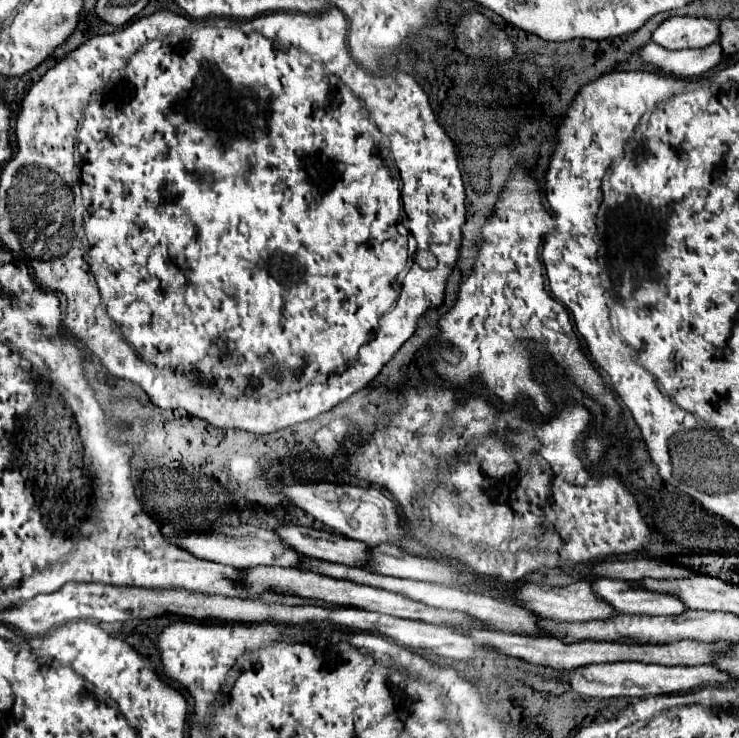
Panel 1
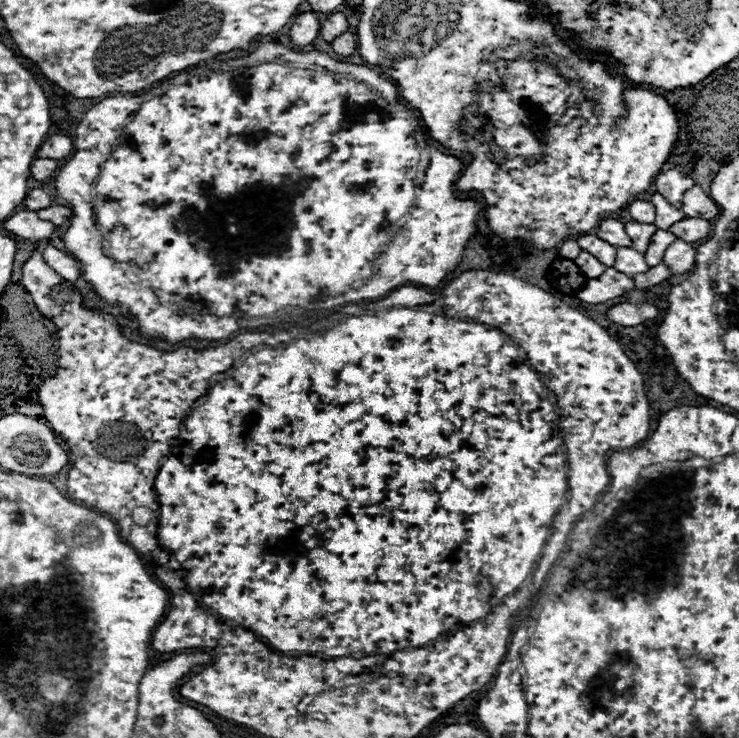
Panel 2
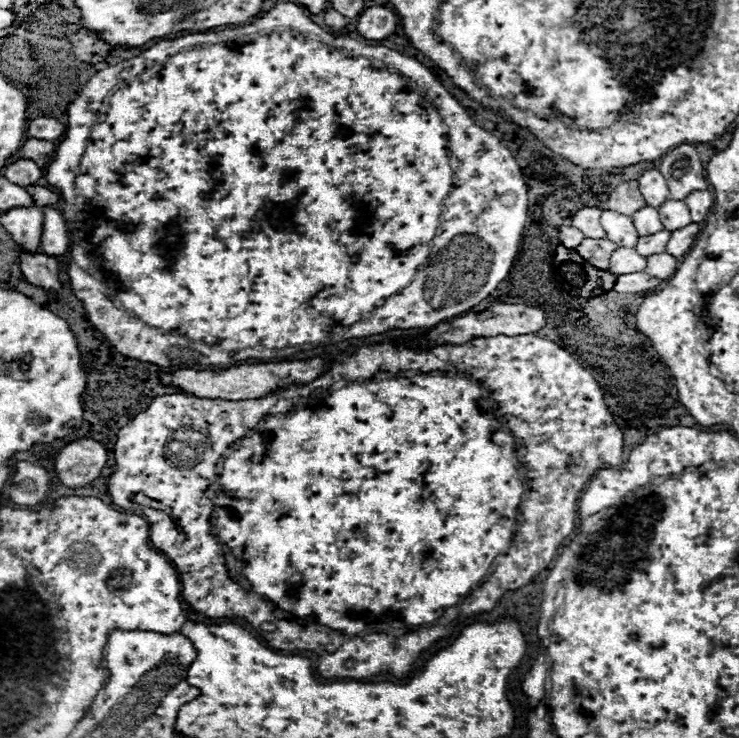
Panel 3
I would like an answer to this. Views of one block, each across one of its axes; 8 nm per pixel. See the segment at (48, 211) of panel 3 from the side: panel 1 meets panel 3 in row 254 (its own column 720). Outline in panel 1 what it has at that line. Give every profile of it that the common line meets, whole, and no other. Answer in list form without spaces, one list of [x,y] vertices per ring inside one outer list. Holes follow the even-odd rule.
[[[648,42],[646,46],[642,46],[638,50],[638,56],[642,62],[652,64],[652,66],[664,70],[666,74],[690,78],[690,76],[698,76],[698,74],[714,68],[716,64],[720,64],[722,48],[718,46],[718,42],[714,42],[708,48],[698,48],[698,50],[686,48],[686,50],[672,52],[654,42]]]

